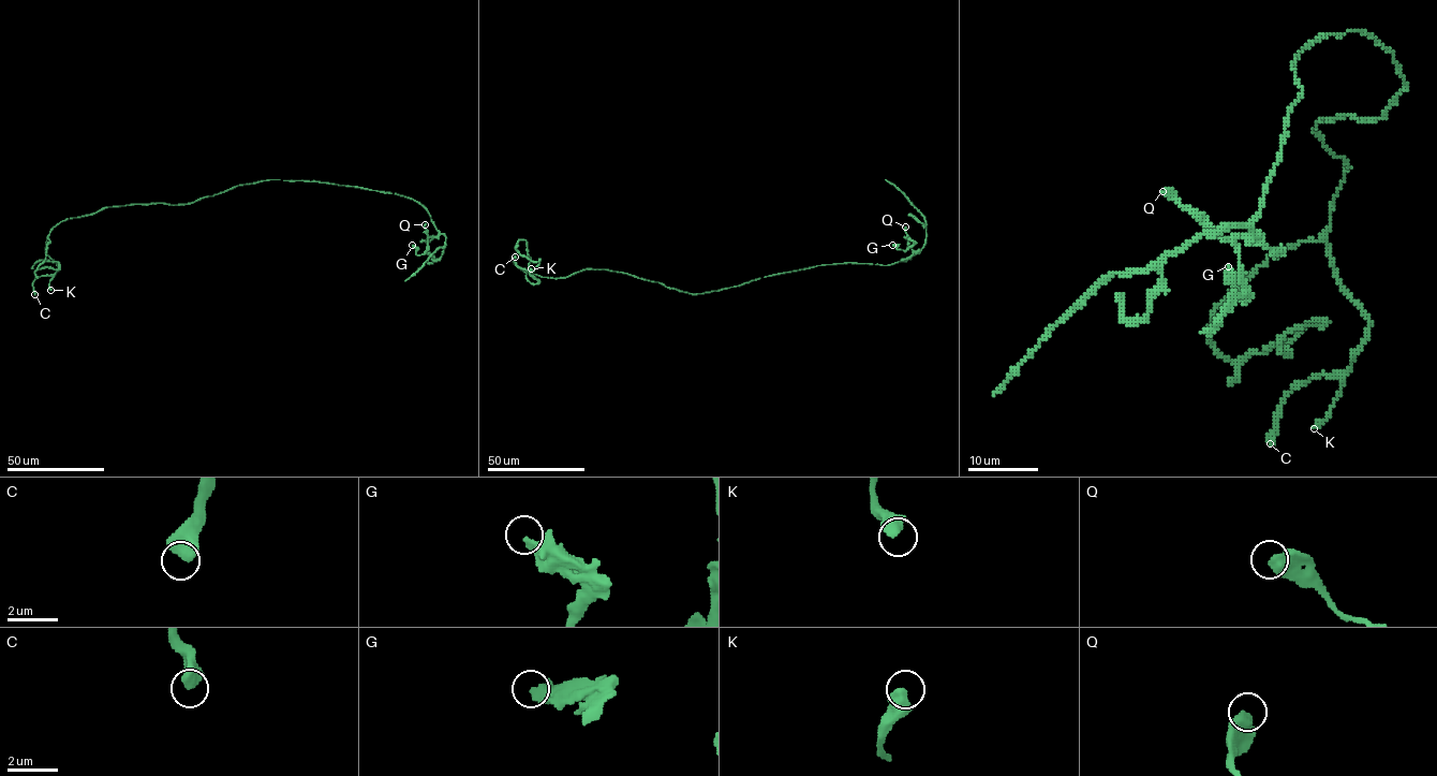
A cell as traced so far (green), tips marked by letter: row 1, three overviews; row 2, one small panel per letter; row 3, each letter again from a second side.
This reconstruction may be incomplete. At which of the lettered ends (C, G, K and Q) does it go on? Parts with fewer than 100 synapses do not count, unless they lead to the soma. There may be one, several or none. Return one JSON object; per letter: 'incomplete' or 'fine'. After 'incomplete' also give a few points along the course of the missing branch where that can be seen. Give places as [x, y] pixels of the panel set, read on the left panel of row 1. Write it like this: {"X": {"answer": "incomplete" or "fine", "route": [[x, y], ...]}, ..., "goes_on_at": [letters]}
{"C": {"answer": "fine"}, "G": {"answer": "fine"}, "K": {"answer": "fine"}, "Q": {"answer": "fine"}, "goes_on_at": []}

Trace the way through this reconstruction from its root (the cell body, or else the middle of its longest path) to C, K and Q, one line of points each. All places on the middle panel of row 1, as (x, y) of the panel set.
C: (708, 292), (589, 268), (556, 278), (529, 272), (533, 283), (539, 281), (515, 257)
K: (708, 292), (690, 294), (589, 268), (556, 278), (529, 272), (526, 278), (533, 283), (539, 281), (531, 268)
Q: (708, 292), (819, 265), (888, 265), (907, 260), (919, 252), (908, 246), (905, 227)

